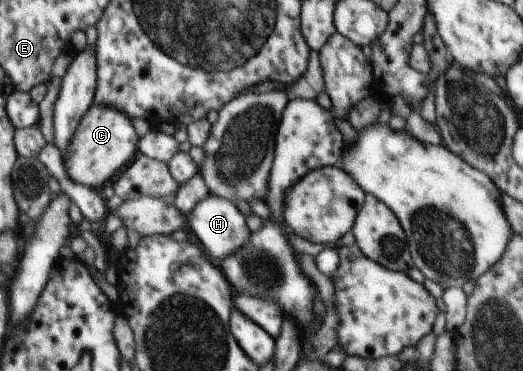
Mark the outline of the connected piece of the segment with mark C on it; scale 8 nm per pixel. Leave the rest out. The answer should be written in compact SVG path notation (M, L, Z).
M92 104L78 123L67 146L65 171L75 183L101 191L104 184L118 174L120 168L132 162L138 150L138 141L131 118L113 107Z

